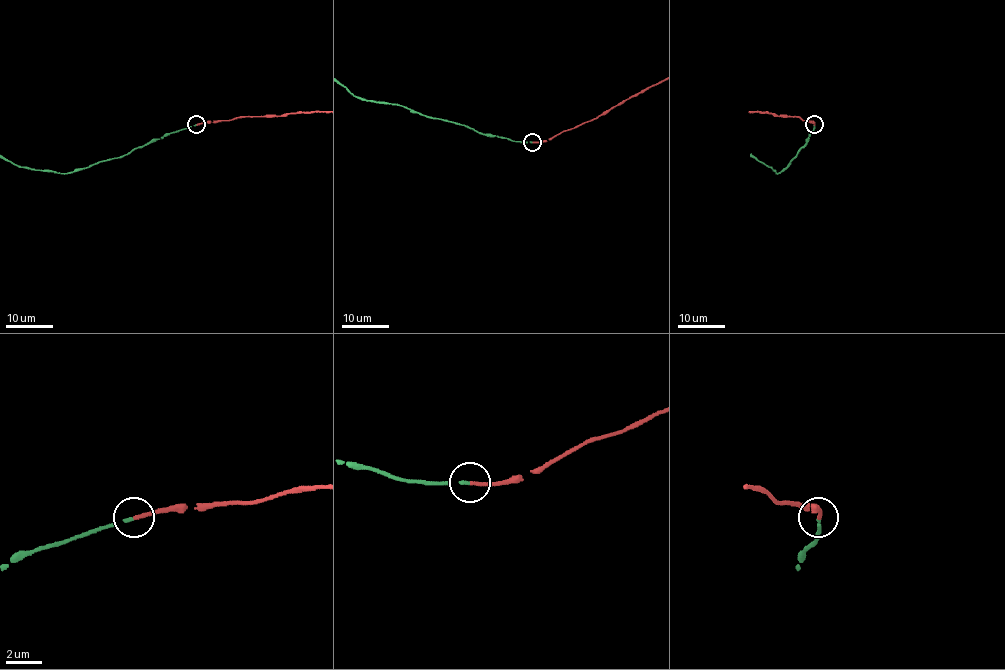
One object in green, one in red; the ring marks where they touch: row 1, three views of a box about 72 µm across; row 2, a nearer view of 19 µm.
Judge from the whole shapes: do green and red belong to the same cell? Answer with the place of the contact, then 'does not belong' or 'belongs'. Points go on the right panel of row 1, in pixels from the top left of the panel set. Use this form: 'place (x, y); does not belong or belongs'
place (814, 124); belongs

